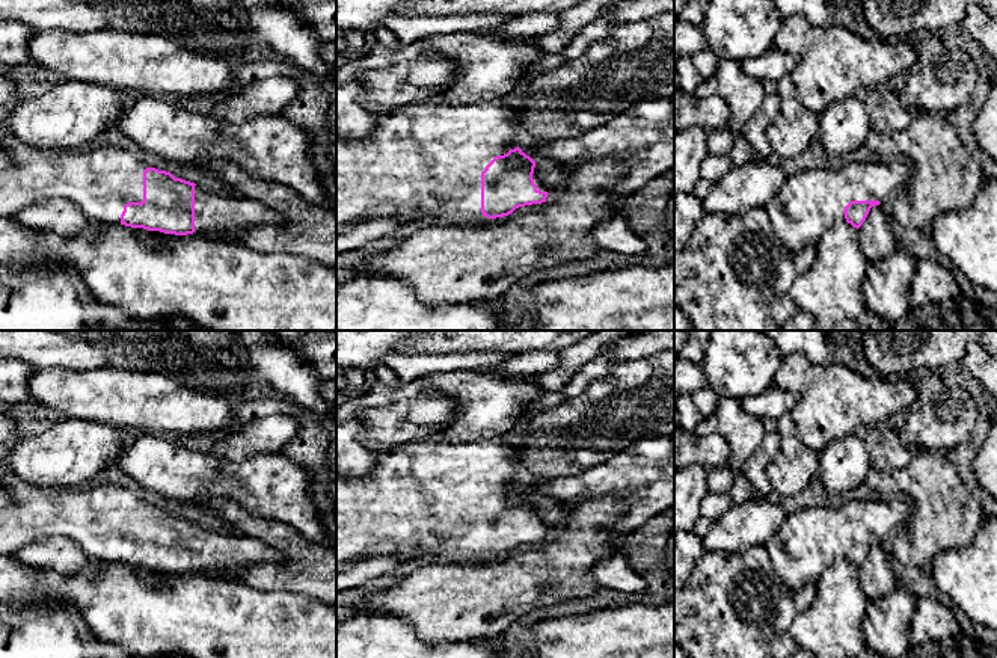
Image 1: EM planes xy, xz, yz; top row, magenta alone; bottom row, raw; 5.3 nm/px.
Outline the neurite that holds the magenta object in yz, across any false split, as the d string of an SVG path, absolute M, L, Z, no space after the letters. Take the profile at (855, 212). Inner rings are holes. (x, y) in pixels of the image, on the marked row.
M905 152L870 163L833 161L830 168L813 168L787 177L781 190L766 205L768 217L783 244L798 252L808 244L818 244L836 220L843 219L858 229L870 208L902 190L910 178L911 163Z

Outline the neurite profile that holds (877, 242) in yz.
M881 205L872 207L858 228L858 243L866 260L873 264L894 254L896 238Z

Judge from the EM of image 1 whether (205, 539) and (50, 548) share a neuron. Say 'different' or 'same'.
different

